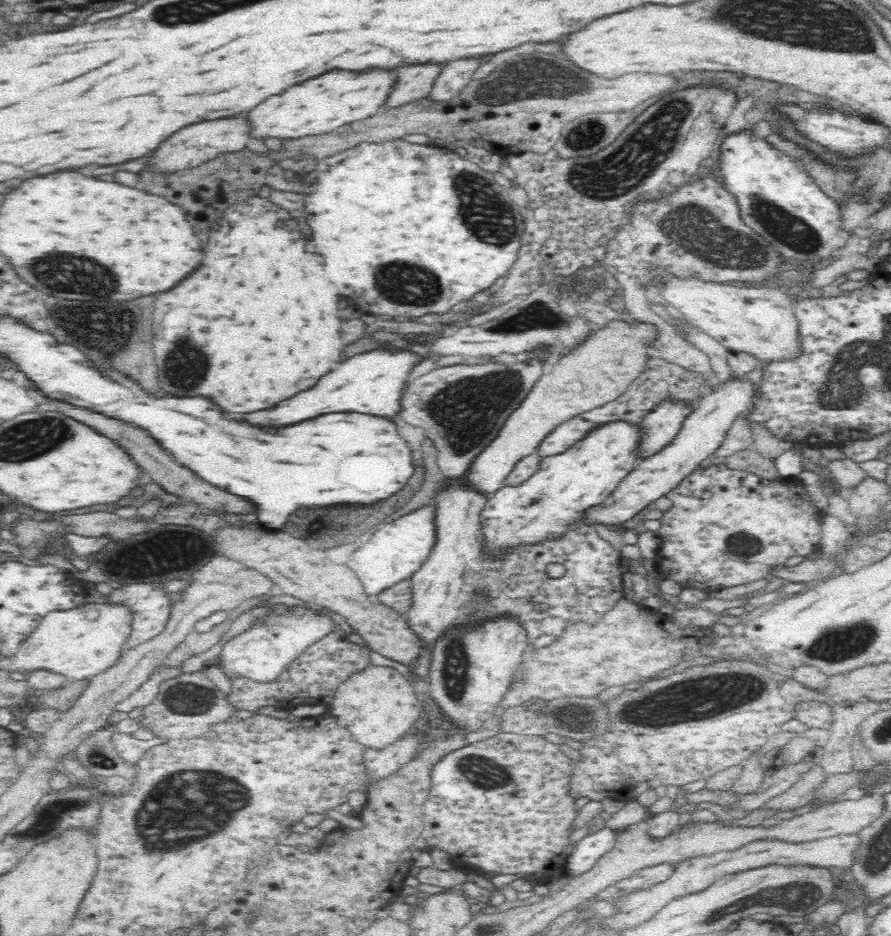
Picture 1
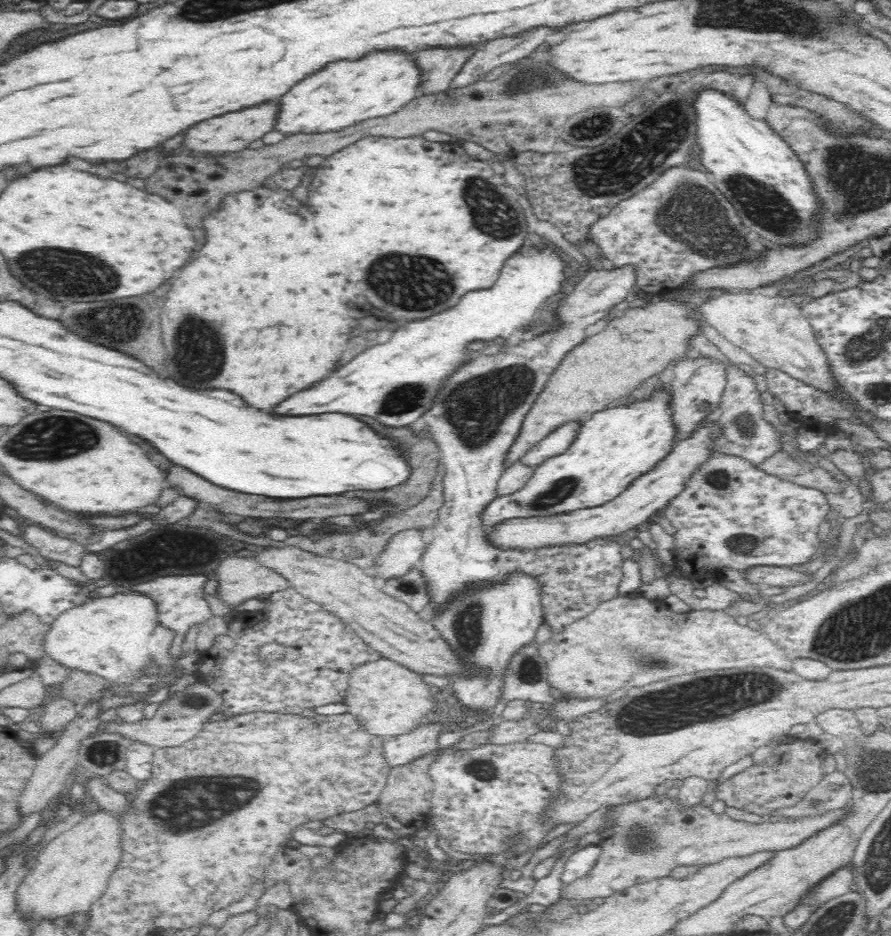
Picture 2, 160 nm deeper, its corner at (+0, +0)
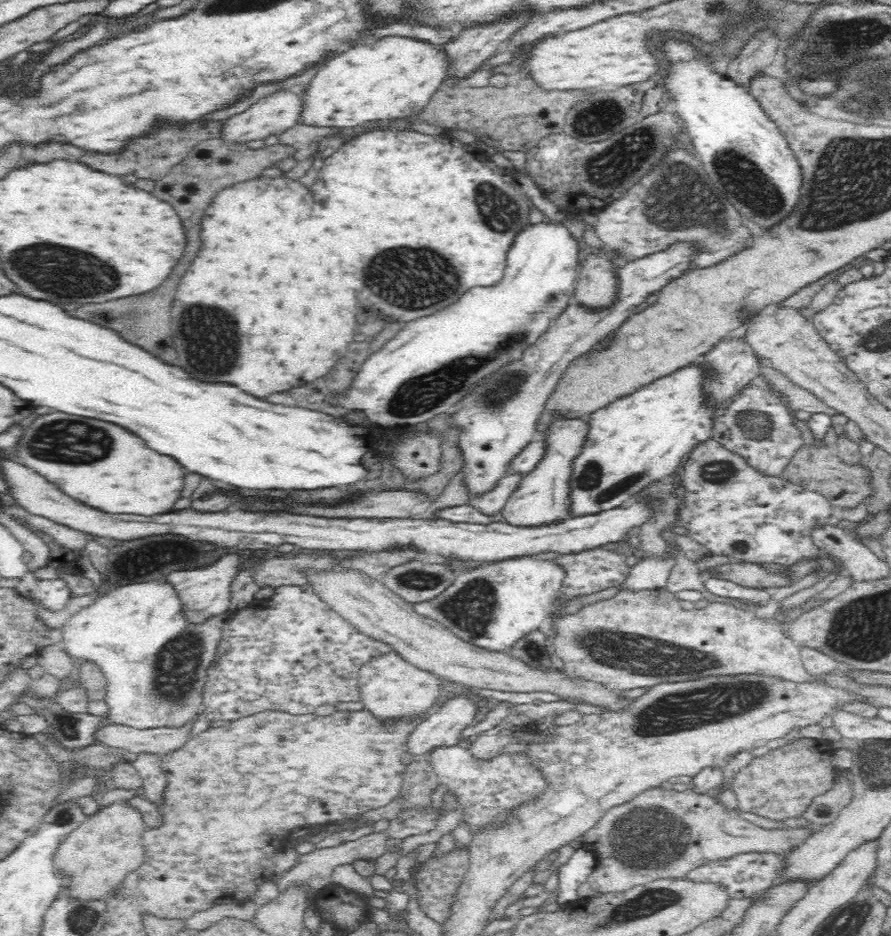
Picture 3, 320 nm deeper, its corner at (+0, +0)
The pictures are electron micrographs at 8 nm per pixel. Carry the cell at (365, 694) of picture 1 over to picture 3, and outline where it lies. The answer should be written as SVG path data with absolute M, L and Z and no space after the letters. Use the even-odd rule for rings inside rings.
M394 650L376 658L368 659L357 674L357 694L362 706L376 721L396 722L414 720L426 716L435 709L434 702L442 690L442 680L433 674L408 664Z

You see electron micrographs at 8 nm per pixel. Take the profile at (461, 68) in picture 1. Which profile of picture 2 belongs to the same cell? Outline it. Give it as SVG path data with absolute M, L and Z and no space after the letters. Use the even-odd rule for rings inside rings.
M540 28L540 32L534 32L528 38L520 36L520 38L502 38L502 40L488 42L482 50L478 52L474 50L474 54L470 54L470 58L465 60L455 77L449 82L449 88L452 90L464 88L482 80L488 71L499 70L502 64L512 64L524 59L524 56L532 52L532 48L544 42L548 34L552 34L552 30ZM526 40L532 40L532 42L526 42Z

